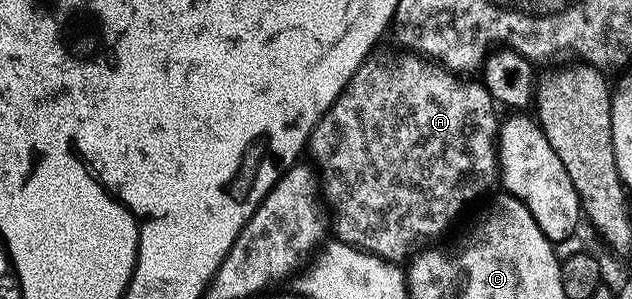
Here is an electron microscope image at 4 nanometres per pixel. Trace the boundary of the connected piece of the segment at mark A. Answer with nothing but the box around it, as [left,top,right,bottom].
[309,51,501,262]

